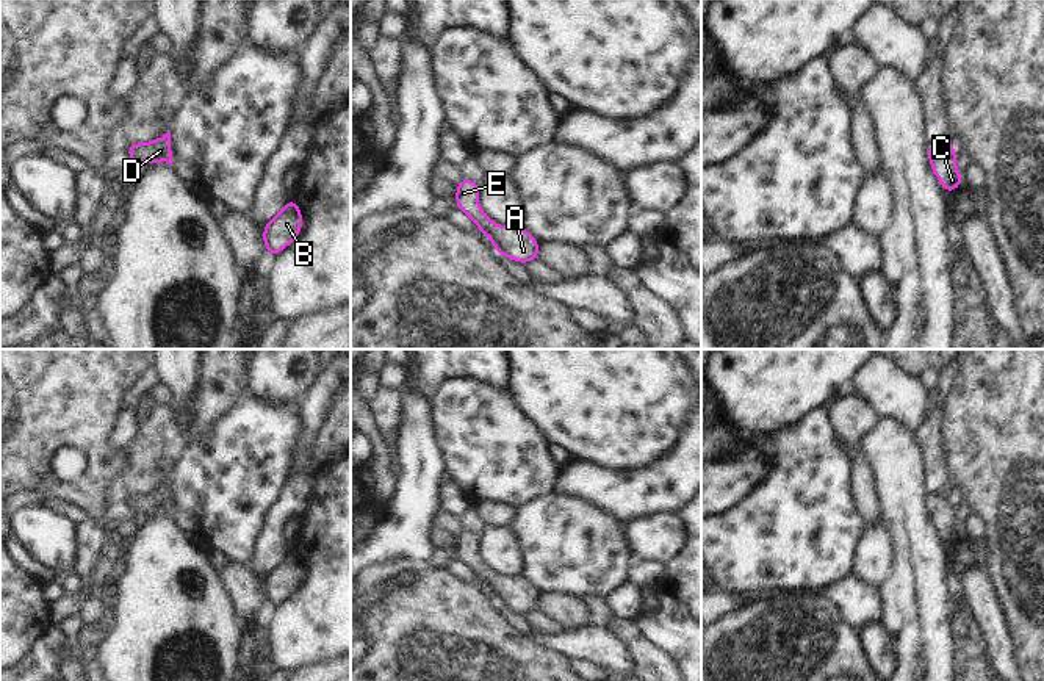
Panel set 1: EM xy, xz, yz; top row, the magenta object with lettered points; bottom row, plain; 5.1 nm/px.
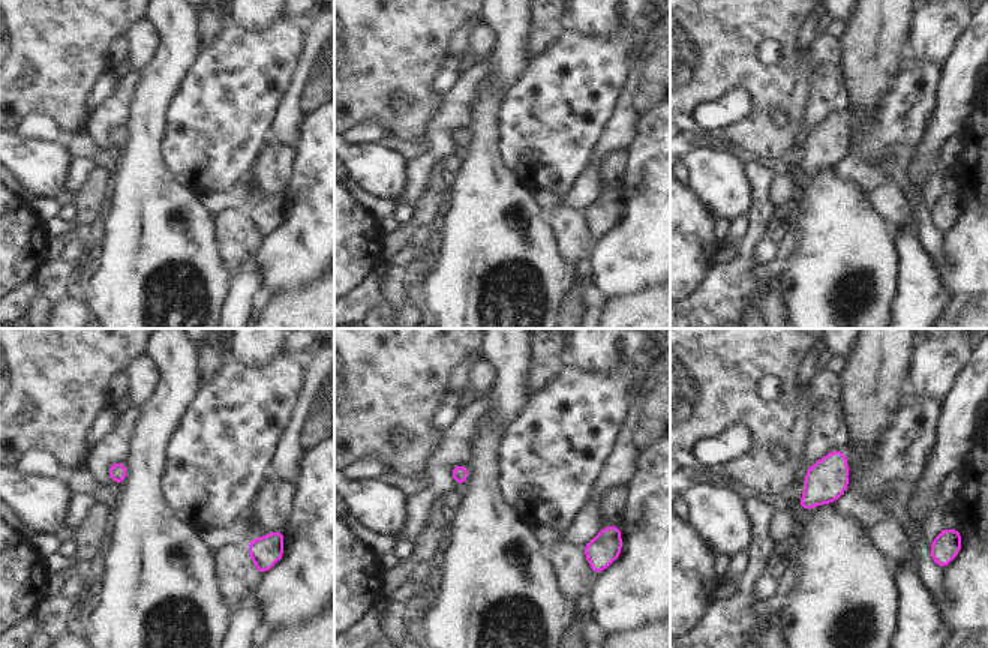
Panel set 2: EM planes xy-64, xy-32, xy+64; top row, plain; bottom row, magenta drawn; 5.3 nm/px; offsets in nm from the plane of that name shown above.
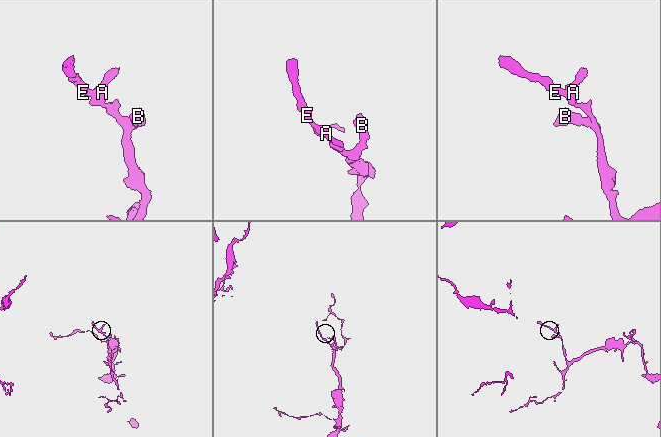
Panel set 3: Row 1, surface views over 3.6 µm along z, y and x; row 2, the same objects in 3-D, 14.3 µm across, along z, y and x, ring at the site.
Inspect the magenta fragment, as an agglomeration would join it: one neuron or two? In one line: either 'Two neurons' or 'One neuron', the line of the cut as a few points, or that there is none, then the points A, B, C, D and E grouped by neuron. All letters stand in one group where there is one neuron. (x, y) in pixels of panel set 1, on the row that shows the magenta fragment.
One neuron. No split. Groups: A B C D E.

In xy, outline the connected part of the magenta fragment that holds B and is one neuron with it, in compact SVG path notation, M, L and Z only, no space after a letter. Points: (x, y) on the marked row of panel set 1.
M288 199L282 210L263 225L263 243L269 257L286 249L301 233L304 214L294 199Z

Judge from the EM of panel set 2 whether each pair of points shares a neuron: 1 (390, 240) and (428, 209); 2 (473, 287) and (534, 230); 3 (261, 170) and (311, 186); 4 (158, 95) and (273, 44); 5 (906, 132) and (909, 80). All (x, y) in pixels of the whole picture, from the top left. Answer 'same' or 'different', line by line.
1: same
2: same
3: different
4: different
5: same

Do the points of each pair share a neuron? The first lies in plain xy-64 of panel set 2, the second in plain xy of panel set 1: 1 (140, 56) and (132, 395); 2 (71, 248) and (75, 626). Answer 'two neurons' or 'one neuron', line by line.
1: two neurons
2: one neuron

